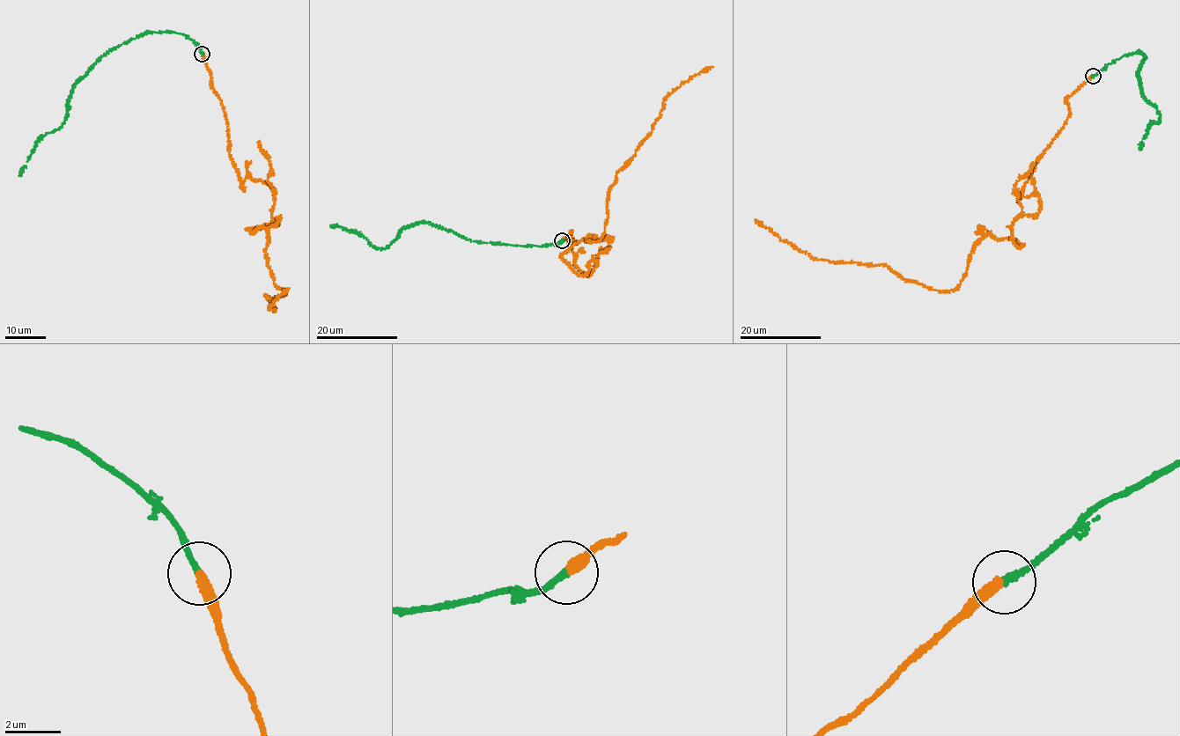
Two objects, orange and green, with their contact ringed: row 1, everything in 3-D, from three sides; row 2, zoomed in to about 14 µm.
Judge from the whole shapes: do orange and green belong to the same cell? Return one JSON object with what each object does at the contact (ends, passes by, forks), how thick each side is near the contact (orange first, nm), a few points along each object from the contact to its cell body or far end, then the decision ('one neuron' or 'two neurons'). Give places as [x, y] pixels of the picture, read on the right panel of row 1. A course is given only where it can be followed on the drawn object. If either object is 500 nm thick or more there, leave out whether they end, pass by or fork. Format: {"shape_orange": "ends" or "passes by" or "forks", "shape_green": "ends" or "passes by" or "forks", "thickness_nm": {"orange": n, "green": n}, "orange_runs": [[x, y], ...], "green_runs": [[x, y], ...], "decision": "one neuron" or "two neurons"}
{"shape_orange": "ends", "shape_green": "ends", "thickness_nm": {"orange": 360, "green": 240}, "orange_runs": [[1093, 76], [1022, 191], [1040, 207], [1012, 225], [1022, 246], [983, 238], [952, 291], [818, 260], [755, 220]], "green_runs": [[1093, 76], [1131, 53], [1146, 56], [1137, 76], [1160, 121], [1150, 125], [1139, 149]], "decision": "one neuron"}

